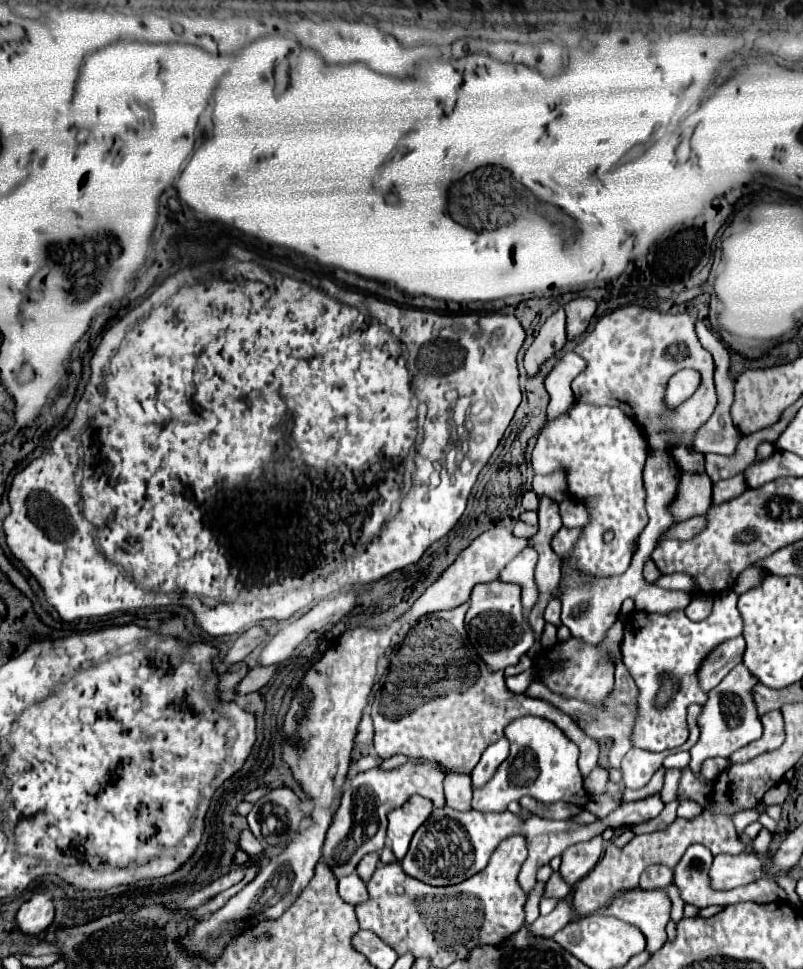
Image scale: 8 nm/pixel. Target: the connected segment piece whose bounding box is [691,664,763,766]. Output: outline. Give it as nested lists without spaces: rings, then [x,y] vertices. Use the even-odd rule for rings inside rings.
[[[737,664],[723,678],[721,684],[707,693],[707,702],[703,704],[703,710],[697,718],[701,736],[699,736],[697,744],[691,748],[691,766],[701,766],[707,758],[713,758],[713,756],[729,758],[735,750],[761,738],[763,726],[759,720],[759,714],[755,712],[755,700],[751,698],[751,690],[755,688],[757,682],[759,680],[749,674],[747,666]]]

